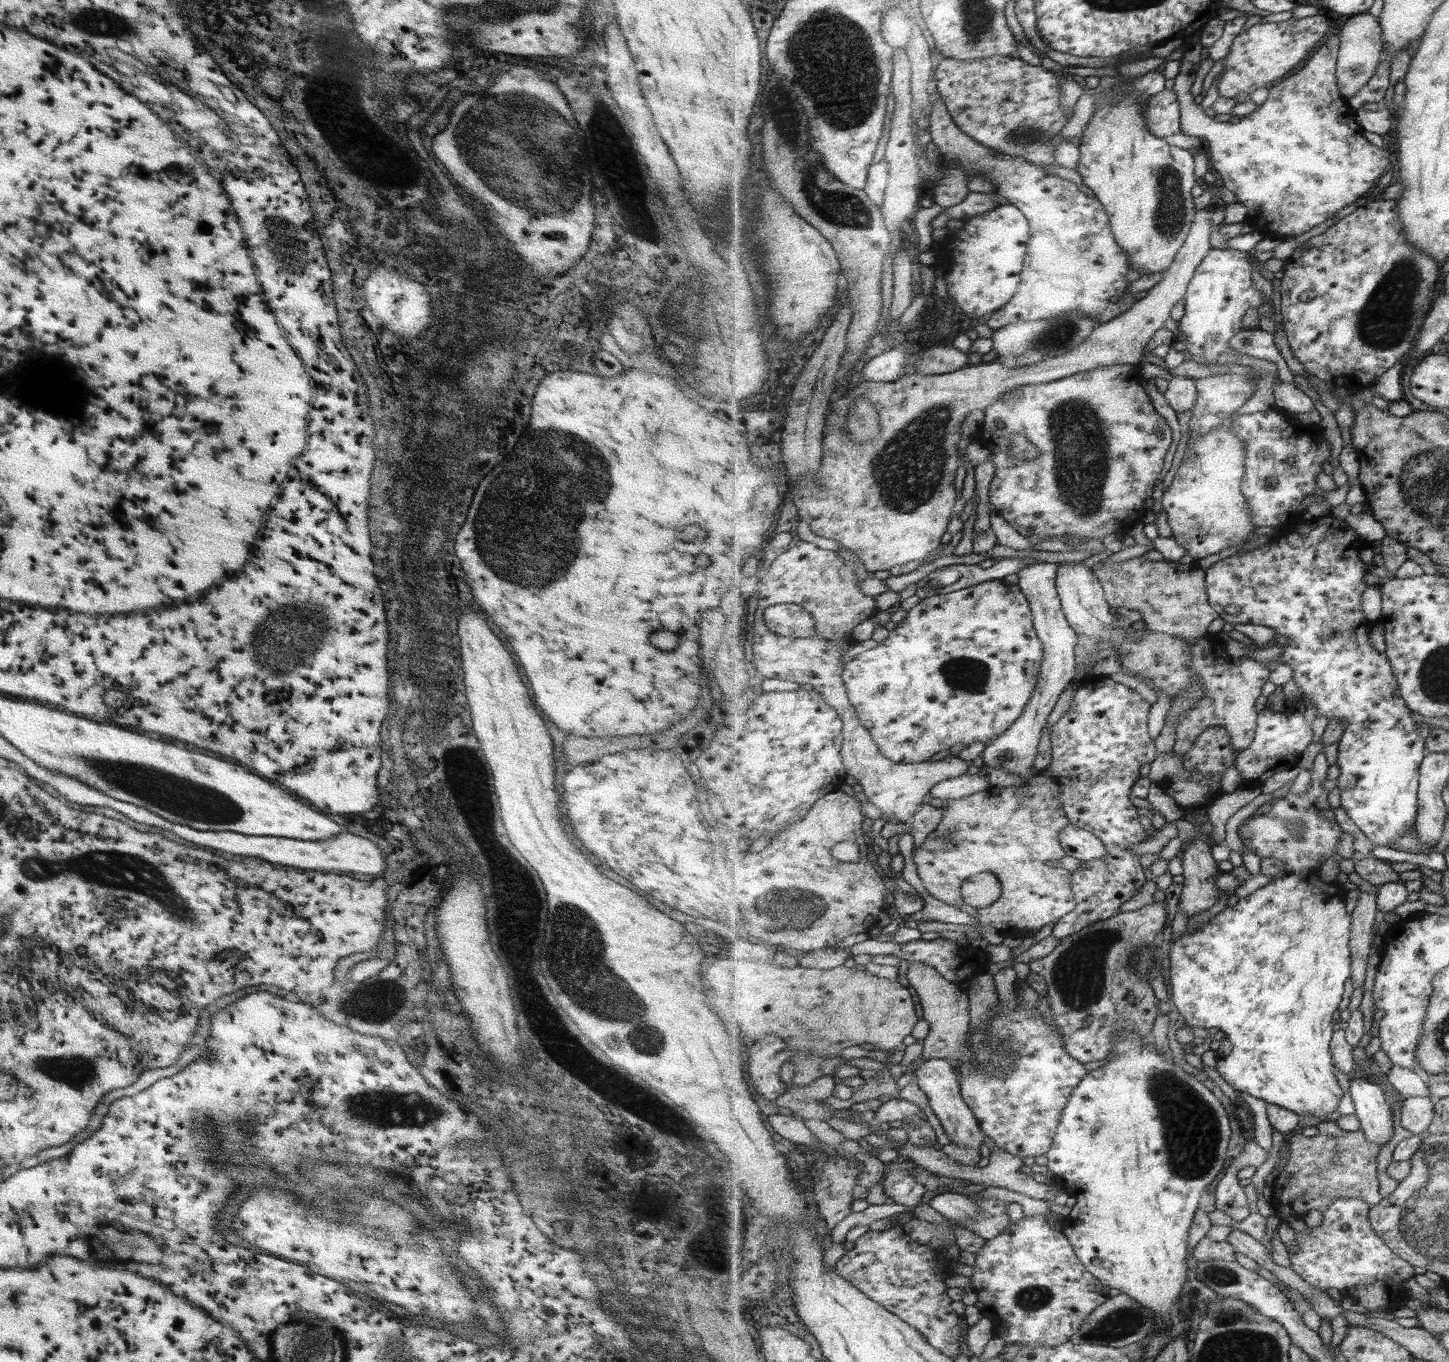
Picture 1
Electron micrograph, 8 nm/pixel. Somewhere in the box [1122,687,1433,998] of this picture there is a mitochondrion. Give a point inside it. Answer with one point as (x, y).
(1141, 958)

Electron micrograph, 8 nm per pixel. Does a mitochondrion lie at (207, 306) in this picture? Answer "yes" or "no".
no

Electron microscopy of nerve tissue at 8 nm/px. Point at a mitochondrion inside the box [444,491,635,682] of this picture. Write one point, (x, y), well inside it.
(522, 560)

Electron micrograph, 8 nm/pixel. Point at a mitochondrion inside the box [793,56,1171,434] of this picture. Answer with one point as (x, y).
(838, 208)

